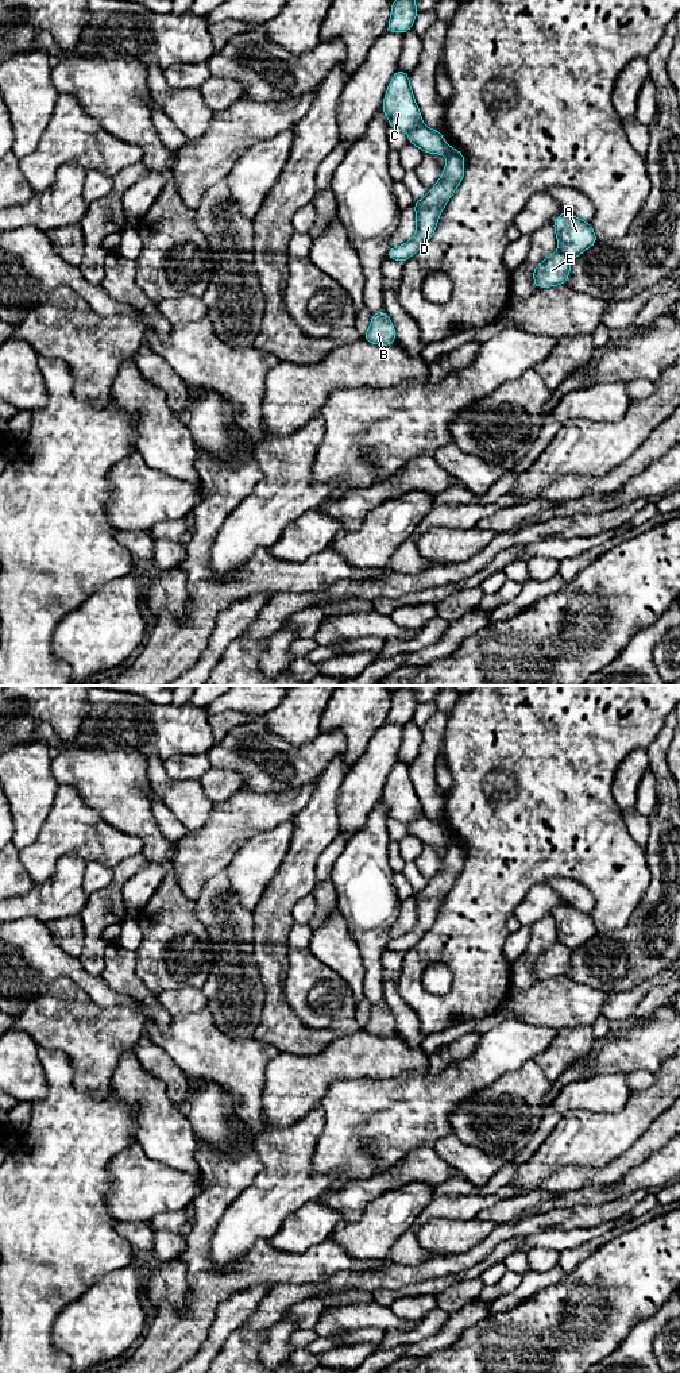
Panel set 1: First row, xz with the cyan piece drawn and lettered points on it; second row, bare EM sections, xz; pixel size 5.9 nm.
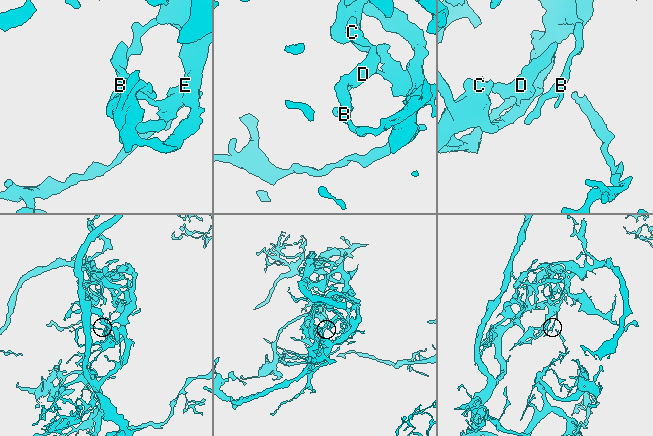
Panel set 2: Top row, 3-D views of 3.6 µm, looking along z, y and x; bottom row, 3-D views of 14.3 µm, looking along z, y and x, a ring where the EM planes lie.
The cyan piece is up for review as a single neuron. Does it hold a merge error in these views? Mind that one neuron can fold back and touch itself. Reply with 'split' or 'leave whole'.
split

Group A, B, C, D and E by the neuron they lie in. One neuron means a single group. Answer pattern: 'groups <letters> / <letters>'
groups A / B C D E

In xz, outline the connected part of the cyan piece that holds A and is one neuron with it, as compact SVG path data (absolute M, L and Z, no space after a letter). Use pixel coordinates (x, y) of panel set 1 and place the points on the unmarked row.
M564 902L552 917L556 923L559 942L569 949L579 948L598 933L592 917L569 903Z

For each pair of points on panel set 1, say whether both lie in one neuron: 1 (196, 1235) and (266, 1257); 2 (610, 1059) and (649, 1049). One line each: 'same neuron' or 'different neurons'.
1: same neuron
2: same neuron

